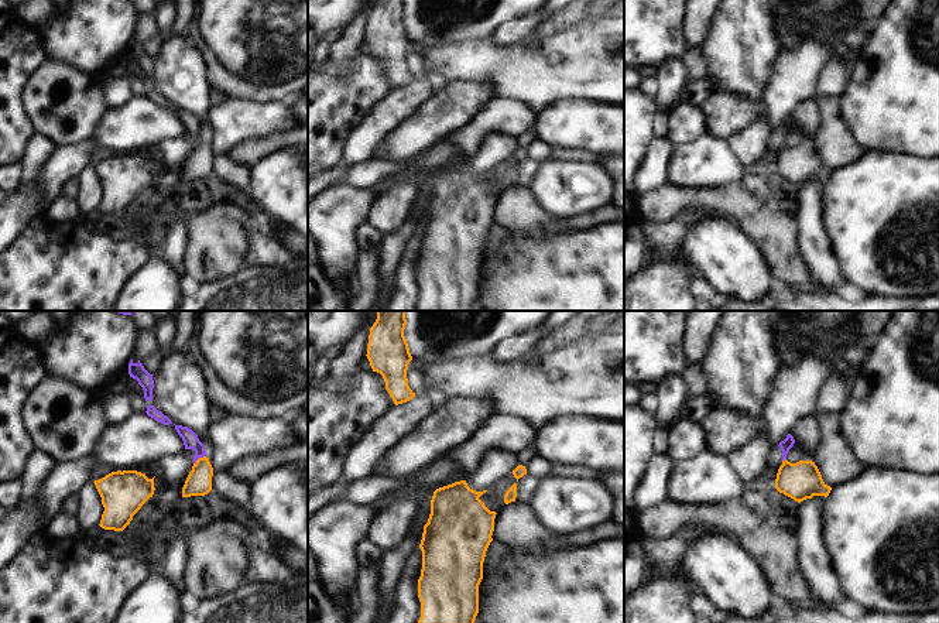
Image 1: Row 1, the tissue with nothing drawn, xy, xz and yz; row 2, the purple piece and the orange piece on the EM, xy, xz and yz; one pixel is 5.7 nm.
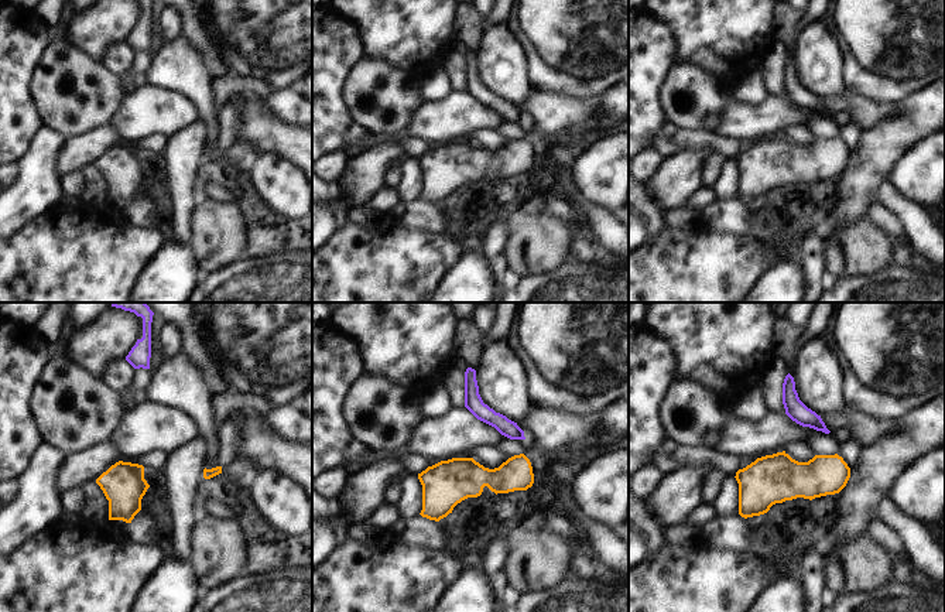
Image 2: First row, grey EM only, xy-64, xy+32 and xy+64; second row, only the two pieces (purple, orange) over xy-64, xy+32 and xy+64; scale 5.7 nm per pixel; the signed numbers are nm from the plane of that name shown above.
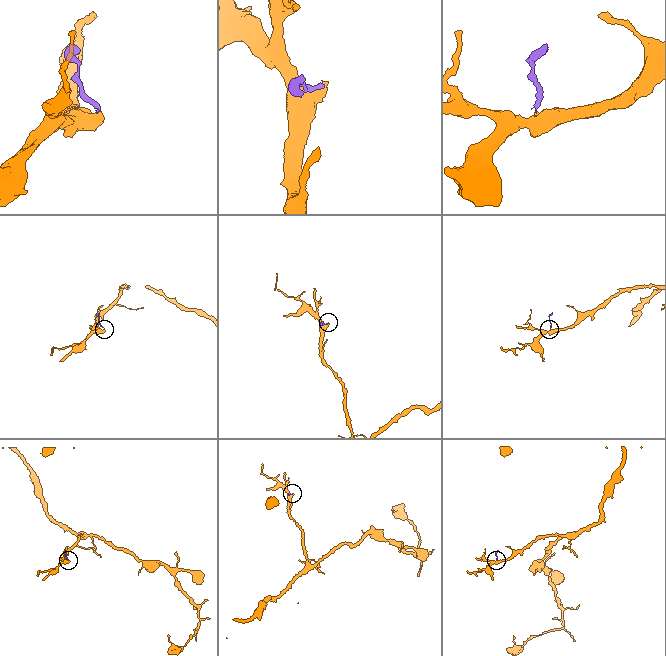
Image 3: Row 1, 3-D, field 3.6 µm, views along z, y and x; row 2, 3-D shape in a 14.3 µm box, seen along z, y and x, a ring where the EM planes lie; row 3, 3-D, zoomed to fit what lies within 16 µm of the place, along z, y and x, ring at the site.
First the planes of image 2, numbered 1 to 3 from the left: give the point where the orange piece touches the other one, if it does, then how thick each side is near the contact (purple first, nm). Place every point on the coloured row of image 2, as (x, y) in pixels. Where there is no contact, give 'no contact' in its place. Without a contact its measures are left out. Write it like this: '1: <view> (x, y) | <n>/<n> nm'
1: no contact
2: no contact
3: no contact

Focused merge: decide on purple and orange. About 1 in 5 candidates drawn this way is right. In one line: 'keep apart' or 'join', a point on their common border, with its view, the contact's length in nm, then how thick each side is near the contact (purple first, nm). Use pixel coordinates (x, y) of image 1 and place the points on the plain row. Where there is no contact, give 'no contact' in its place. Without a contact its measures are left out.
keep apart; meets purple in xy at (199, 140); contact 90 nm long; 90 nm thick on the purple side, 140 nm on the other

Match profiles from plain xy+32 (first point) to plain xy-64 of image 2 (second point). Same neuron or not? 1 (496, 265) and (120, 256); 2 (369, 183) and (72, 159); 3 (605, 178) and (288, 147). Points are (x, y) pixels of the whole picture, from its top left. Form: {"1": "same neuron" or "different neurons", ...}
{"1": "different neurons", "2": "same neuron", "3": "different neurons"}

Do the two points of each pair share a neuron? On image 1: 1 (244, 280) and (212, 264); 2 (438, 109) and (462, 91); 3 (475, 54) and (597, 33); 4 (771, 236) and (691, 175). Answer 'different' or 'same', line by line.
1: different
2: same
3: same
4: different

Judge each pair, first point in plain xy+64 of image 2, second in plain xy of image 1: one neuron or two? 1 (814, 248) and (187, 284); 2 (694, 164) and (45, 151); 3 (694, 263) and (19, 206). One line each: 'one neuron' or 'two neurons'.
1: two neurons
2: two neurons
3: two neurons

